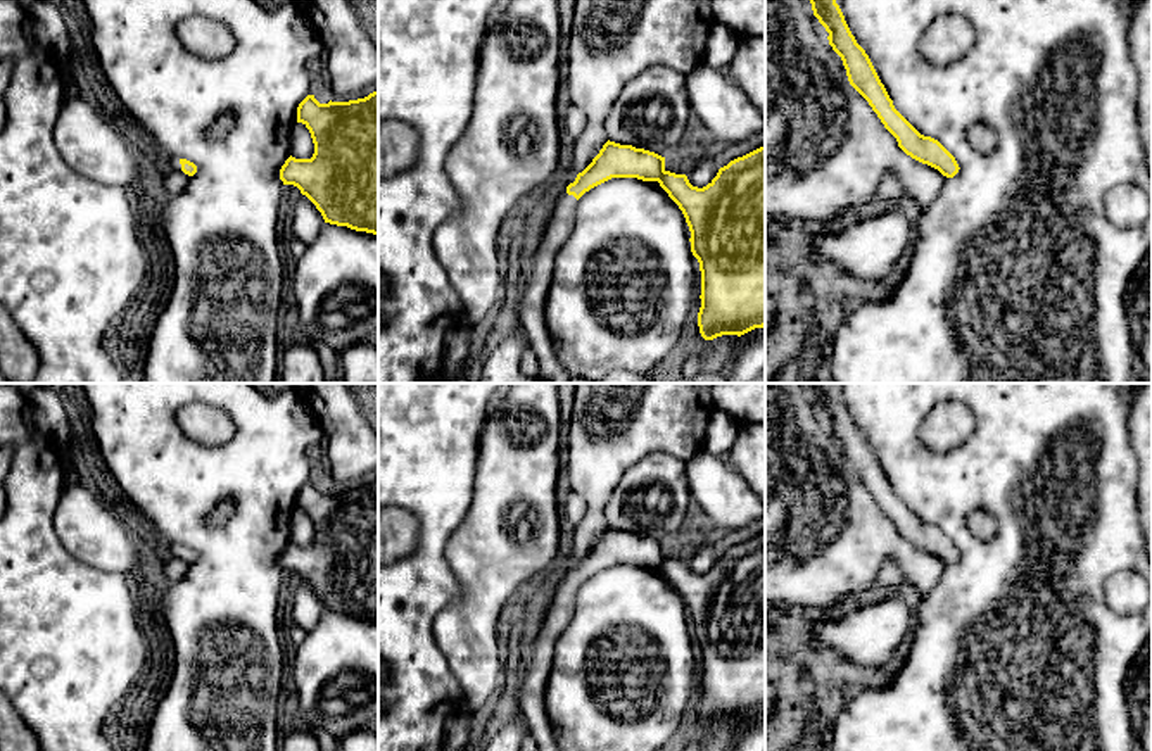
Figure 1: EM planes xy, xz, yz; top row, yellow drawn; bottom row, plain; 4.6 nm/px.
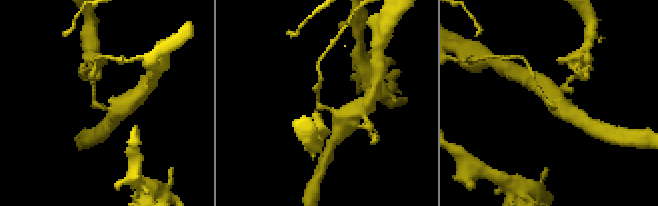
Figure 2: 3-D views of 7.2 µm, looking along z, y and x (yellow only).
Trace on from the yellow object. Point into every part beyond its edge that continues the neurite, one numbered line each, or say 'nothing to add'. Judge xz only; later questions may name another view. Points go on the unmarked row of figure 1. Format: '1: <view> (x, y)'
1: xz (529, 689)

